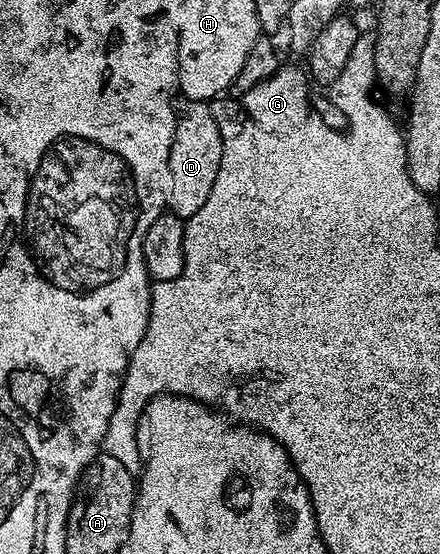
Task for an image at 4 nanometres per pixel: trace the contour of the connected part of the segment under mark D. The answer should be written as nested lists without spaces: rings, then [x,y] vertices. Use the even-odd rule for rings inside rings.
[[[186,98],[178,101],[173,146],[169,150],[169,182],[167,183],[167,208],[175,215],[186,218],[197,214],[197,210],[205,206],[205,198],[209,198],[209,190],[213,190],[213,182],[217,179],[217,166],[221,166],[223,142],[217,130],[217,122],[213,122],[213,114],[208,101]]]

